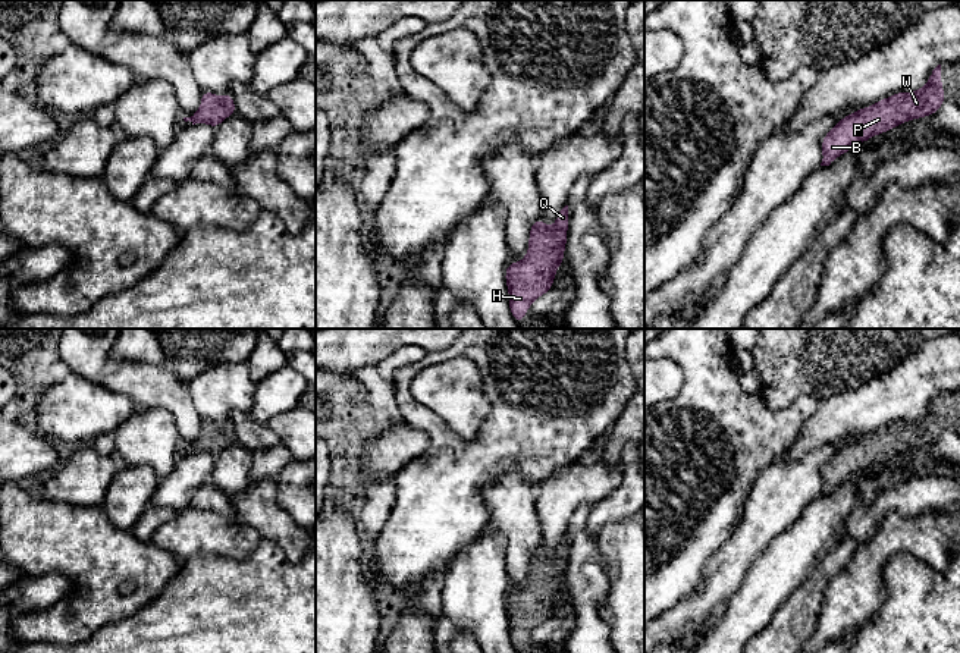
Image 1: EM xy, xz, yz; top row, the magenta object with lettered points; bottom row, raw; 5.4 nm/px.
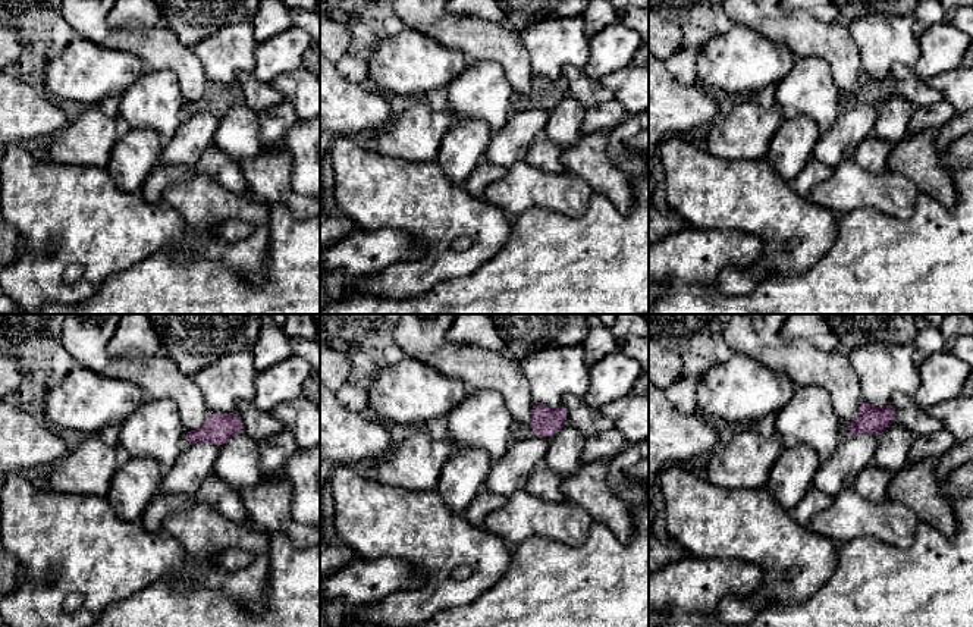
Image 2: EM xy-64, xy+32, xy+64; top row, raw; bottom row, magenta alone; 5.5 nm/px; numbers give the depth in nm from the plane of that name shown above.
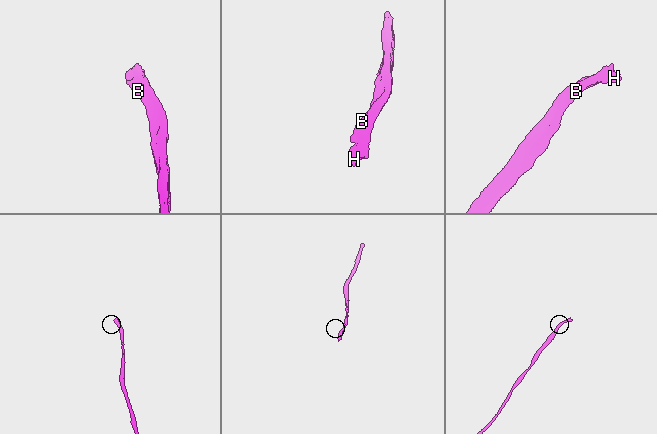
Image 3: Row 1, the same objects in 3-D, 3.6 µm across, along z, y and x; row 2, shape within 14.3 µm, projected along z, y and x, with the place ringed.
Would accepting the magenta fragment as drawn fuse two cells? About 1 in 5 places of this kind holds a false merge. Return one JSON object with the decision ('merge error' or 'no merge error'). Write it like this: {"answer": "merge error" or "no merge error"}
{"answer": "no merge error"}

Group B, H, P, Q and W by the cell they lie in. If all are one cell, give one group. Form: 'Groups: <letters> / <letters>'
Groups: B H P Q W

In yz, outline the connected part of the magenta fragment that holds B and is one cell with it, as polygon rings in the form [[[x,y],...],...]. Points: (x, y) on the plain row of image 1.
[[[941,393],[928,406],[923,417],[912,421],[895,421],[890,427],[844,445],[822,468],[822,492],[829,495],[837,486],[878,462],[935,443],[945,431],[941,412]]]

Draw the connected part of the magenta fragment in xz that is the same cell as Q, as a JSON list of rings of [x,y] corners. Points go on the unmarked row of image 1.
[[[568,534],[552,556],[537,547],[530,556],[528,580],[523,590],[508,591],[505,610],[509,621],[509,640],[521,653],[533,630],[552,618],[555,602],[564,590],[568,561]]]

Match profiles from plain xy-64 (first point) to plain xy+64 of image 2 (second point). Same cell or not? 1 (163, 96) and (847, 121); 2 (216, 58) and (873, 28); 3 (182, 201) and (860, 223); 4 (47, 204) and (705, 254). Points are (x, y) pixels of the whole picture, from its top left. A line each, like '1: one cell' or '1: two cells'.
1: two cells
2: one cell
3: two cells
4: two cells

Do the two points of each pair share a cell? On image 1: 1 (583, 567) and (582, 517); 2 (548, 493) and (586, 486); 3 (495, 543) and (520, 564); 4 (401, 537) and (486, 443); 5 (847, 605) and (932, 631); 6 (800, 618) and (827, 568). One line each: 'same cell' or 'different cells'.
1: same cell
2: same cell
3: different cells
4: same cell
5: different cells
6: same cell

